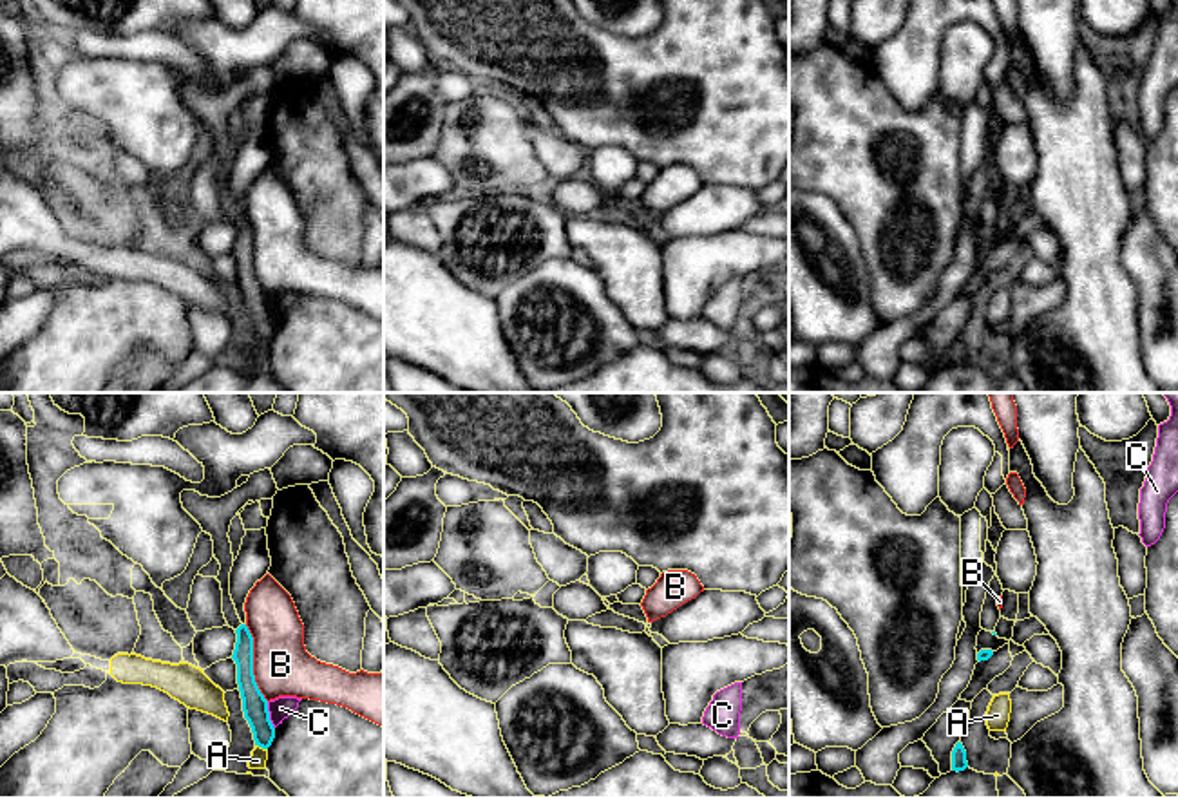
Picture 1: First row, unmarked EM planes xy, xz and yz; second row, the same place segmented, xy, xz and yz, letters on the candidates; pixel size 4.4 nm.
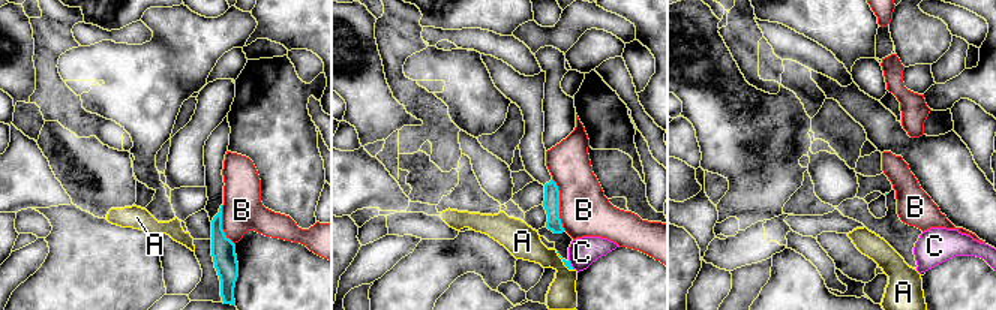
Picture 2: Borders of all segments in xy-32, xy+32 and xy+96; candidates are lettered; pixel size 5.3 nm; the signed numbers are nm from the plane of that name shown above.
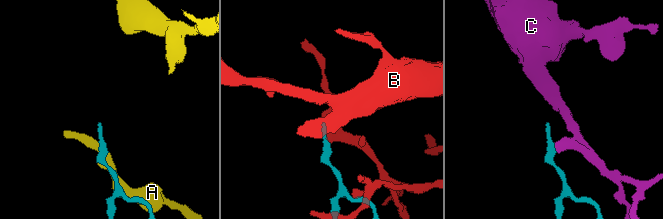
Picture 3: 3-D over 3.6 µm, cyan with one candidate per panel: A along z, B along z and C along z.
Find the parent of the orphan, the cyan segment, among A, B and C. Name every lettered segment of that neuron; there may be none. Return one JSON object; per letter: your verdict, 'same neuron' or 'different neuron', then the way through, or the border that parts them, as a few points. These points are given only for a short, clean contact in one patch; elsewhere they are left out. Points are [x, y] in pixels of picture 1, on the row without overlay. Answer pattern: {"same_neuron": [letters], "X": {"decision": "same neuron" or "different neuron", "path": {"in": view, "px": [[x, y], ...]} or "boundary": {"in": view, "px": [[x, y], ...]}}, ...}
{"same_neuron": [], "A": {"decision": "different neuron"}, "B": {"decision": "different neuron"}, "C": {"decision": "different neuron", "boundary": {"in": "xy", "px": [[266, 297], [274, 322]]}}}

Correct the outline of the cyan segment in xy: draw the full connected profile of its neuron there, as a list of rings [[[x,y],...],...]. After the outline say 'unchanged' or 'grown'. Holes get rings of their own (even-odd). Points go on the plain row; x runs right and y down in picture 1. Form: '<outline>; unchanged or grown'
[[[270,63],[250,69],[248,76],[221,92],[201,90],[195,85],[183,85],[183,103],[212,130],[214,150],[221,159],[219,170],[223,185],[223,208],[230,223],[237,228],[232,253],[237,259],[237,279],[242,293],[244,313],[248,315],[255,340],[268,344],[275,333],[270,315],[268,295],[261,288],[253,270],[253,232],[241,217],[230,190],[230,166],[233,161],[232,138],[228,132],[232,114],[248,96],[271,94],[277,78]]]; grown

